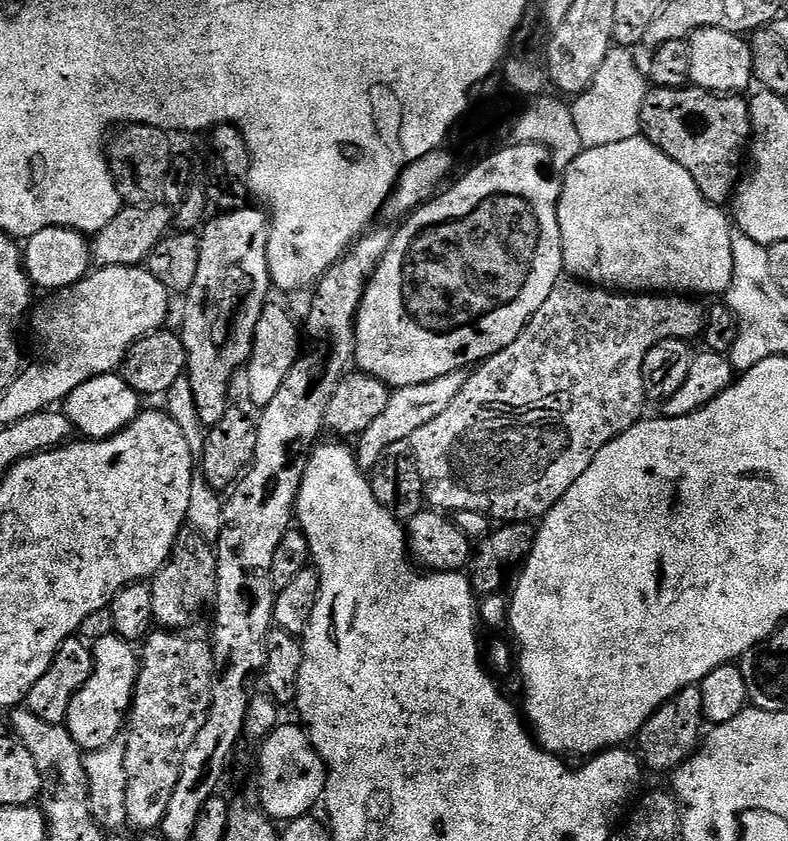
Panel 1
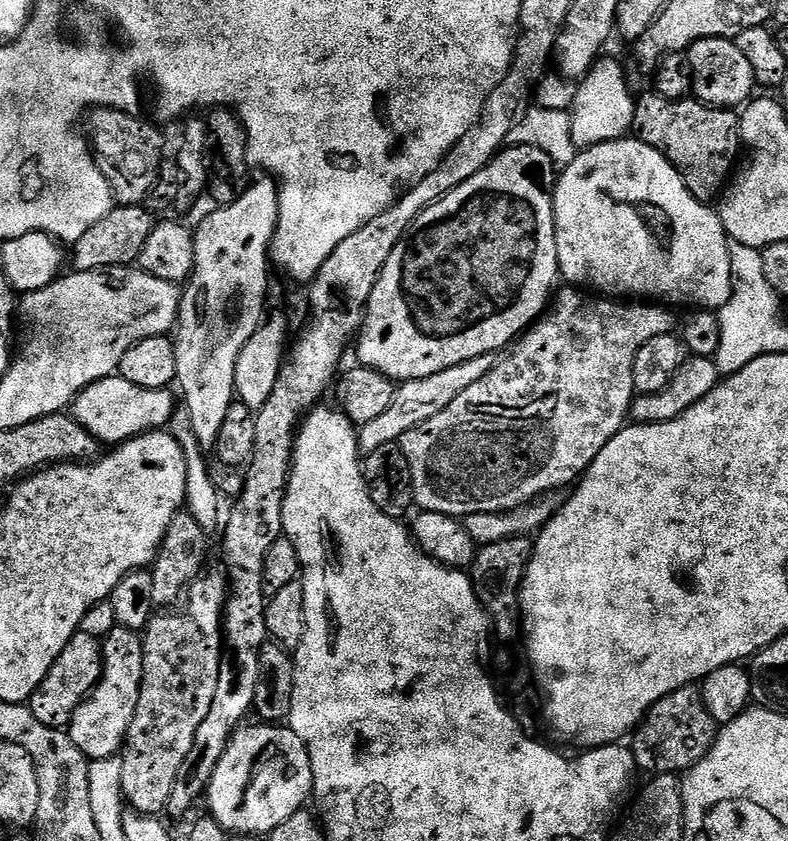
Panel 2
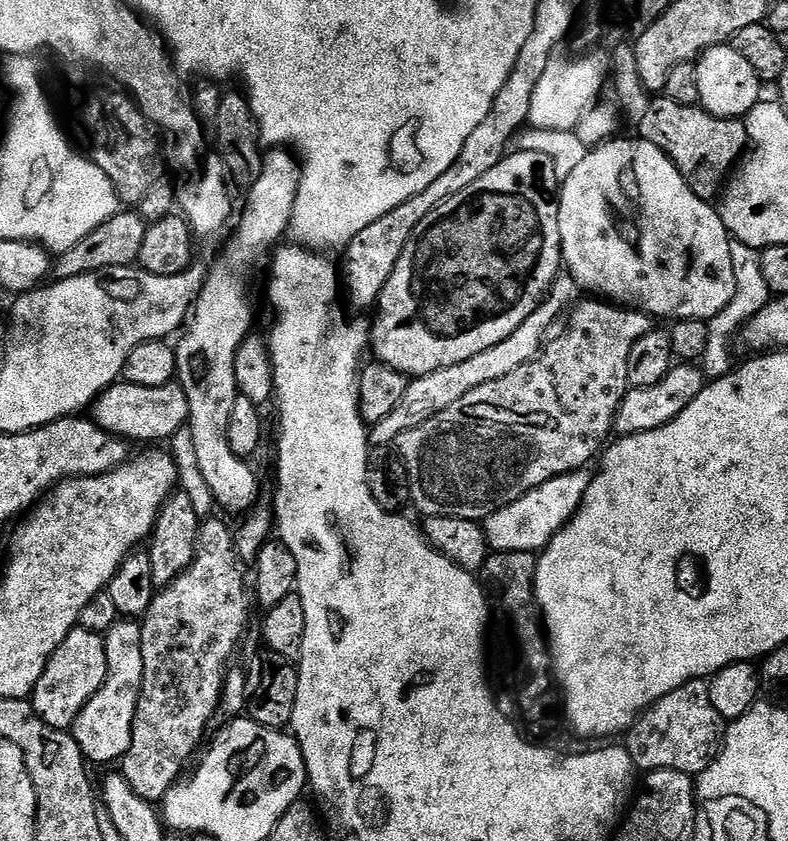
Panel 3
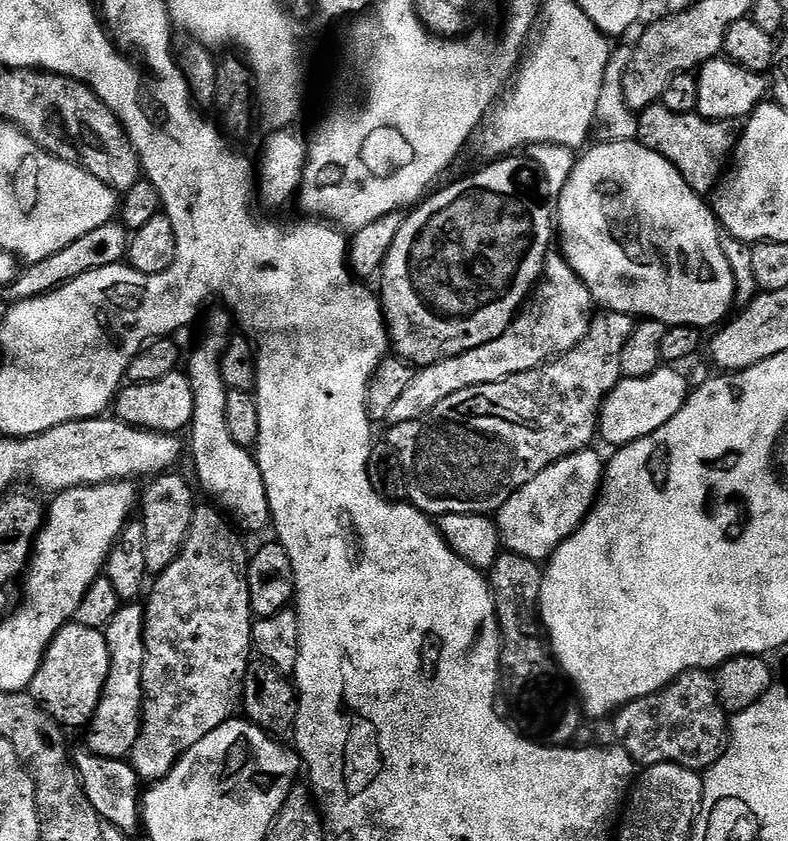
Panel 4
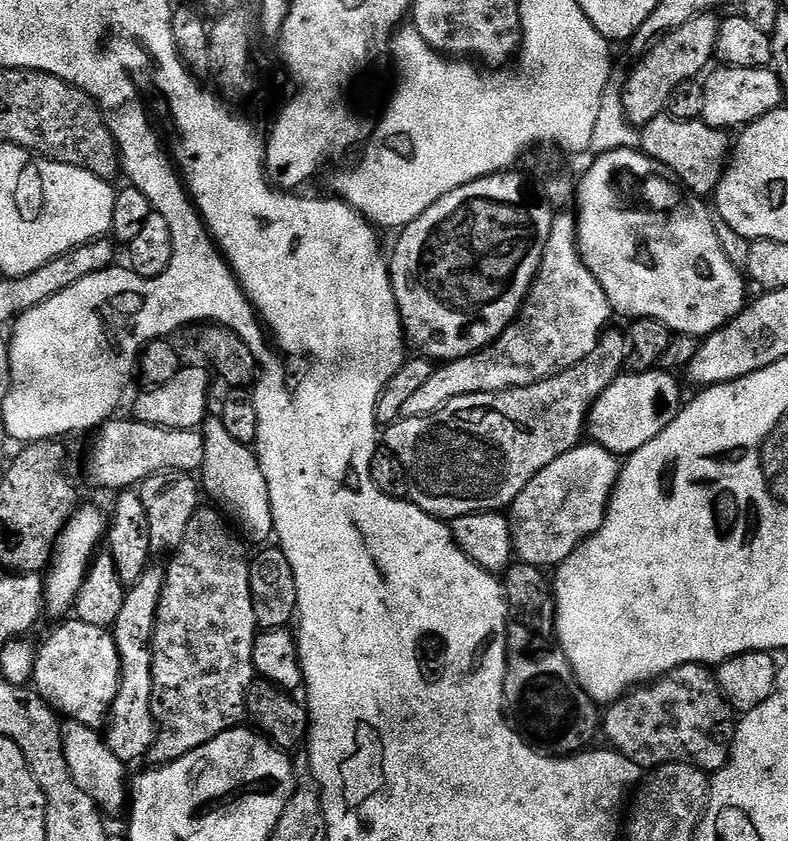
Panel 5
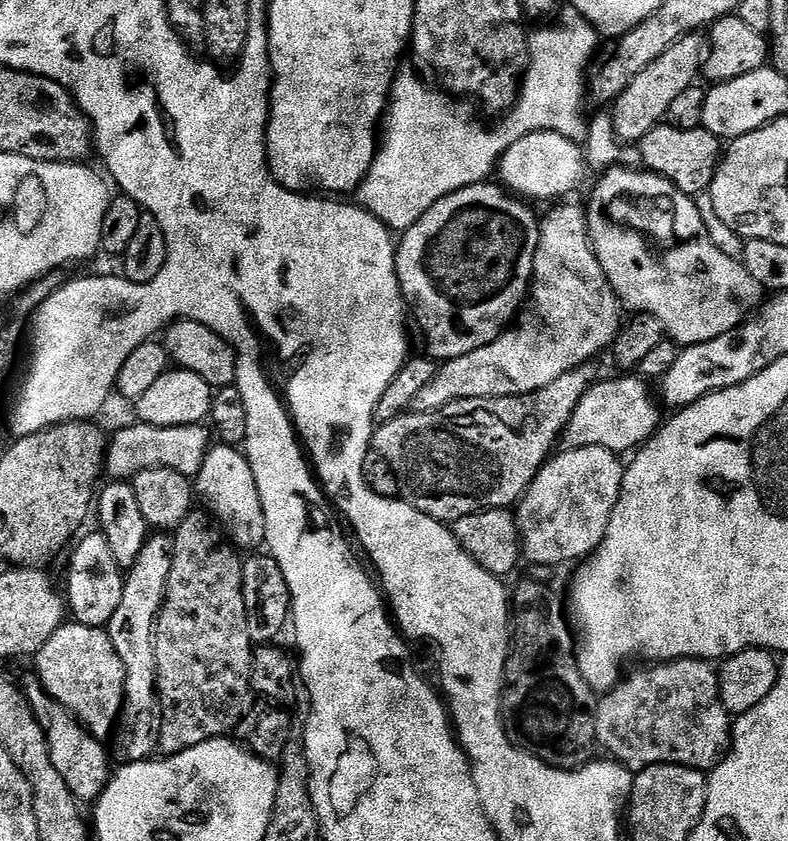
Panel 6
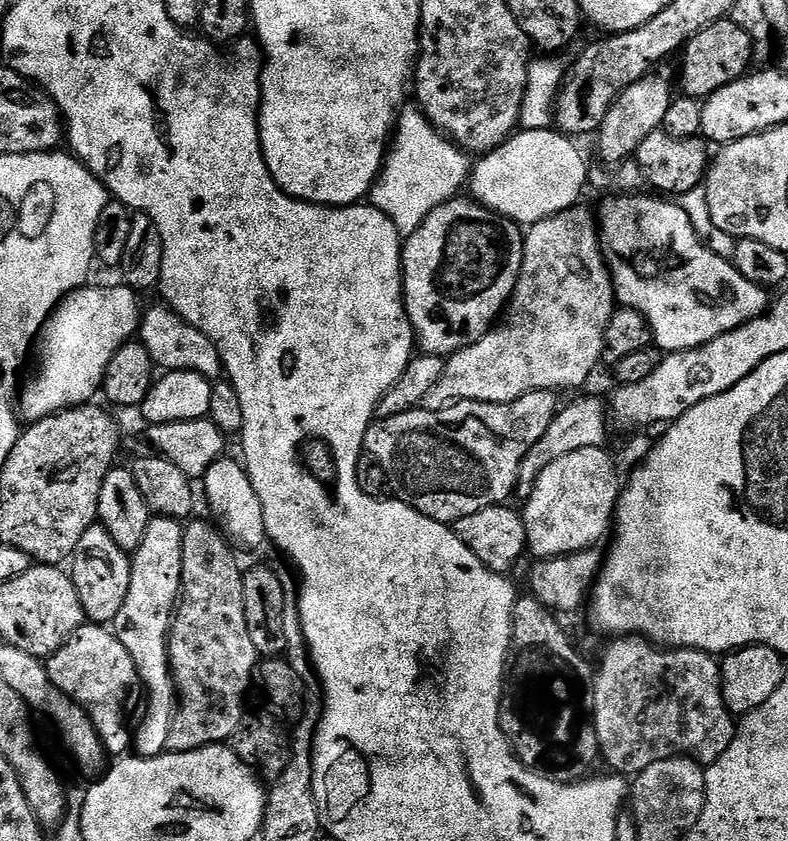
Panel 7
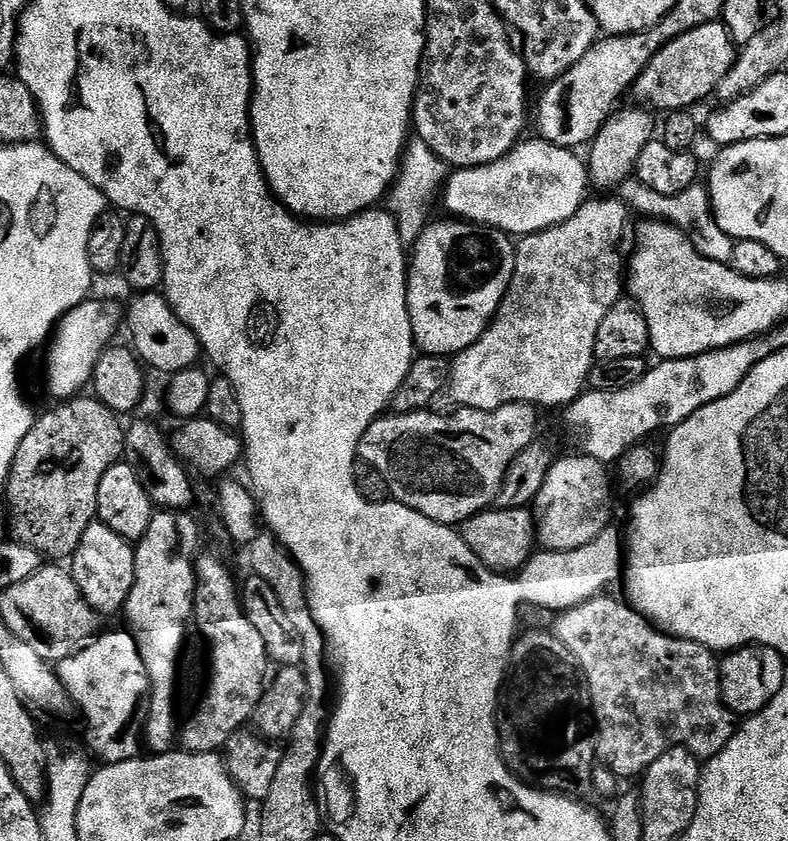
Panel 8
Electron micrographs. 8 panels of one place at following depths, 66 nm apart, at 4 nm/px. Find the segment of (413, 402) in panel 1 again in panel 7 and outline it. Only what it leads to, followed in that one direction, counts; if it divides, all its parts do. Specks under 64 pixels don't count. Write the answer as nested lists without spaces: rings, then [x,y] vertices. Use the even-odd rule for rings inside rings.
[[[573,206],[531,225],[524,232],[522,270],[512,298],[508,301],[506,320],[476,343],[447,357],[444,377],[426,394],[423,407],[441,412],[450,404],[464,400],[505,404],[525,396],[527,392],[556,392],[560,388],[580,388],[596,363],[604,360],[604,339],[612,313],[618,307],[614,277],[600,243],[597,221],[581,206]]]

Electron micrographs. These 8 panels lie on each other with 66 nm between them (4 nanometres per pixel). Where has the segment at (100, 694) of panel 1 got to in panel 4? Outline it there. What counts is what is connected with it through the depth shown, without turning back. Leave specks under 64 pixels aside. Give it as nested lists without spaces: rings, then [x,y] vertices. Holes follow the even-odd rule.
[[[125,603],[114,622],[106,629],[112,669],[104,687],[104,697],[87,729],[87,747],[98,756],[123,760],[135,748],[140,738],[140,723],[144,711],[144,608],[139,603]]]

